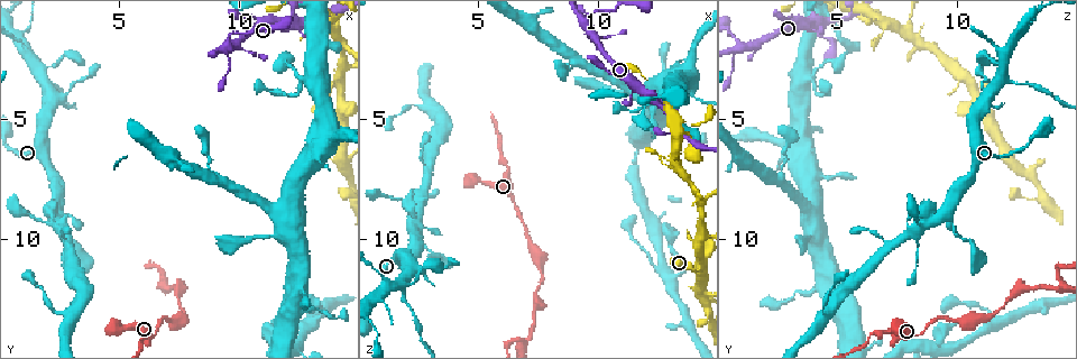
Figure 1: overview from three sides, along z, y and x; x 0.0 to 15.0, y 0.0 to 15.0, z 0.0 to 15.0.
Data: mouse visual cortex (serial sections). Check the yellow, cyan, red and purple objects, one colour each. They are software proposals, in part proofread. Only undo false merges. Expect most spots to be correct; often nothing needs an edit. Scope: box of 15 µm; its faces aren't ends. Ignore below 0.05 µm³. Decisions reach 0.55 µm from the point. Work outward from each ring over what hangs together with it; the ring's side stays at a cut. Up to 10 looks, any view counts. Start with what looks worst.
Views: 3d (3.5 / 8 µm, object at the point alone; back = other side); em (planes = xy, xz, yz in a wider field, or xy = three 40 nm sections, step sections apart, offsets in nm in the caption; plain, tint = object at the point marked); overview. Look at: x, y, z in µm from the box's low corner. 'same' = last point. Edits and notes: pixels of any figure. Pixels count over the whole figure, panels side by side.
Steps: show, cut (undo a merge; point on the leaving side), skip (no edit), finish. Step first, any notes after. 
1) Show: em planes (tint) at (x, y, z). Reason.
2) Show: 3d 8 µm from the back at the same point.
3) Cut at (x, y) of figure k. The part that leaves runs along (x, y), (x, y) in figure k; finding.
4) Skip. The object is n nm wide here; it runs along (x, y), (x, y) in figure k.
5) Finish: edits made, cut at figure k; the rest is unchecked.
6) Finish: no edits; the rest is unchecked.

Show: 3d 3.5 µm at (9.5, 1.9, 1.1).

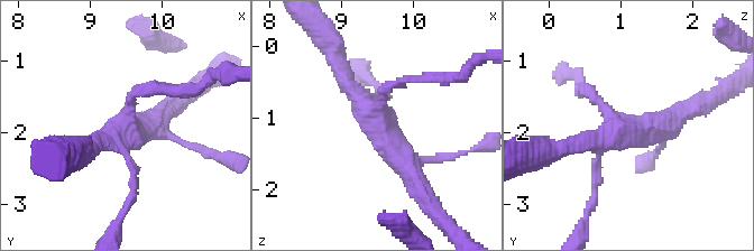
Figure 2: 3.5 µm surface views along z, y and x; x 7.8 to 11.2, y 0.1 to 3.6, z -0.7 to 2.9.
Show: em xy step 1 (tint) at (9.45, 1.95, 1.00). Now the EM.

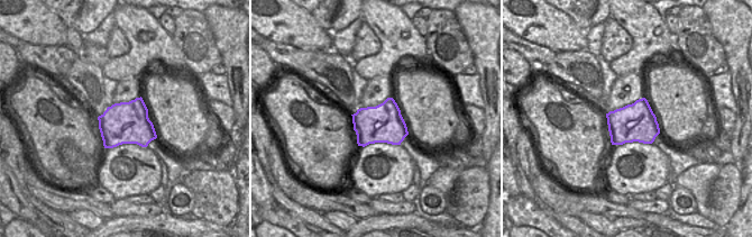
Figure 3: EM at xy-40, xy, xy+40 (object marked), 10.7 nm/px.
Skip. It runs along (677, 118), (622, 131), (582, 86) in figure 2; all the same cell.

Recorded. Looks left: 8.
Show: 3d 3.5 µm at (6.0, 14.2, 6.3). A narrow waist.

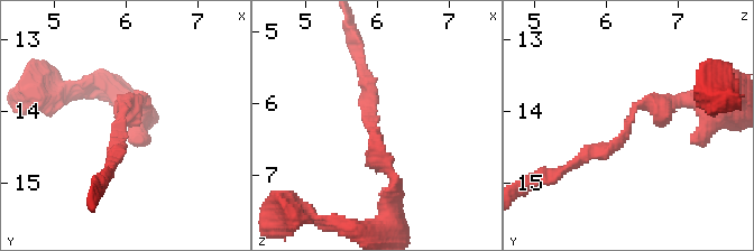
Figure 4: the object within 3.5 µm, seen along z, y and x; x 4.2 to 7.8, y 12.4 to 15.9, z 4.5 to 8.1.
Show: em xy step 3 (tint) at (5.95, 14.10, 6.35). The arms are 200, 200 nm wide; shape alone is not enough.

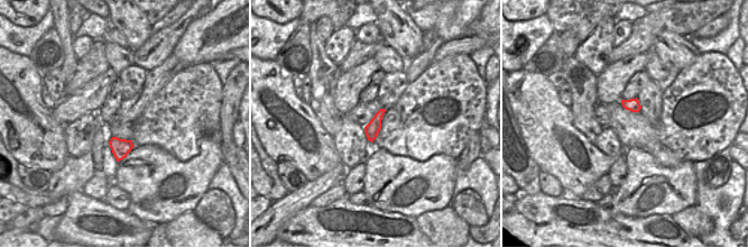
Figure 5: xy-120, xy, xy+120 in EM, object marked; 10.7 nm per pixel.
Show: em xy step 2 (tint) at the same point.

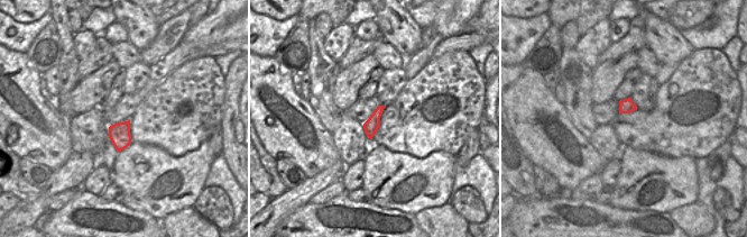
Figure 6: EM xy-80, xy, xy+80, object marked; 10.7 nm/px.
Skip. It runs along (691, 103), (640, 103), (619, 141), (579, 161) in figure 4; continuous, no second cell.

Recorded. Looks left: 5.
Show: 3d 3.5 µm at (14.3, 5.0, 11.3). Abrupt turn.

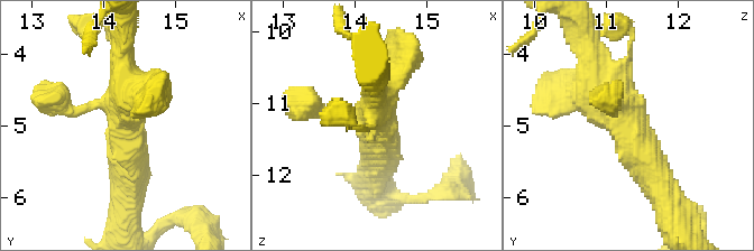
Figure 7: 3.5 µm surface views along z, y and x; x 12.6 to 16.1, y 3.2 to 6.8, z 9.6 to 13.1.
Show: em xy step 1 (tint) at (14.35, 4.90, 11.20). 4 arms meet here; the arms are 150, 200, 400, 500 nm wide; need the tissue.

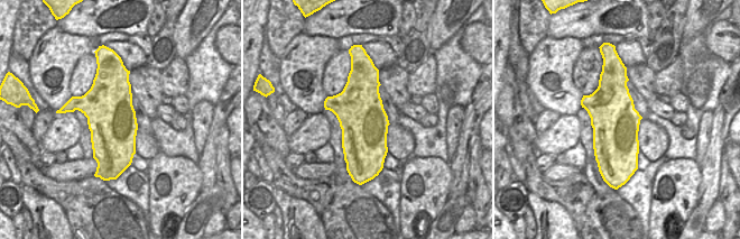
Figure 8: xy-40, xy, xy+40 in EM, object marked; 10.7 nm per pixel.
Show: em xy step 2 (tint) at the same point. Another direction.

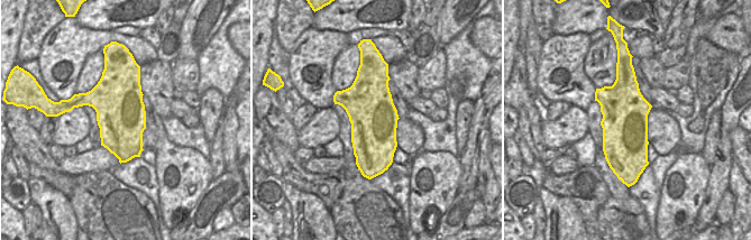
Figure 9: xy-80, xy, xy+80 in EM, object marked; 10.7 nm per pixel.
Skip. It runs along (62, 102), (117, 105), (127, 185) in figure 7; one cell here.

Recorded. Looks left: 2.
Show: 3d 3.5 µm from the back at (6.5, 13.8, 8.8). Thin neck.

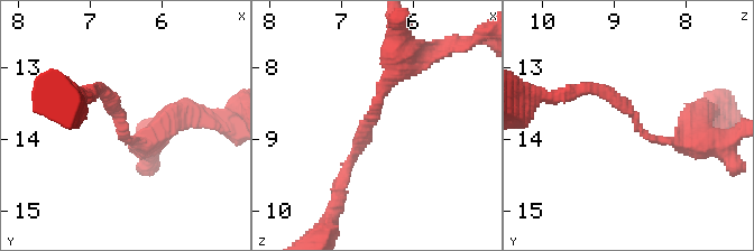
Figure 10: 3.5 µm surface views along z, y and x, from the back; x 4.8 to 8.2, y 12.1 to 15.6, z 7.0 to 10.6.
Skip. It runs along (404, 61), (346, 169) in figure 10; one cell here.

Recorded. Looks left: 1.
Finish: no edits; the rest is unchecked.

